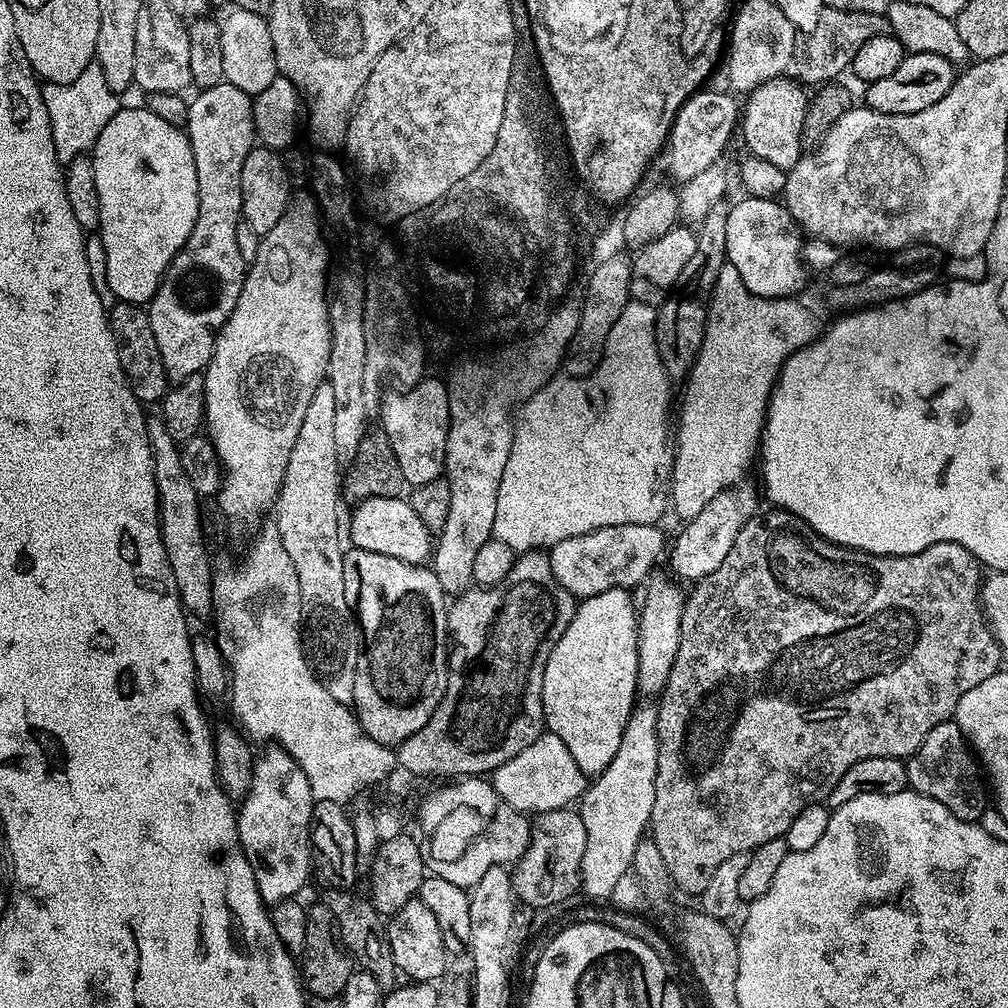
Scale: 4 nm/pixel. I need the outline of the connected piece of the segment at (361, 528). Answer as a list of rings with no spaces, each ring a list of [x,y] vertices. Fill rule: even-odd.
[[[399,495],[392,497],[370,497],[359,501],[352,512],[352,521],[346,526],[346,536],[350,541],[351,547],[361,548],[364,551],[374,551],[377,554],[386,554],[391,558],[401,559],[402,562],[423,565],[425,561],[433,555],[434,536],[433,533],[422,526],[418,519],[418,514],[414,514],[411,503],[407,499],[402,500]]]

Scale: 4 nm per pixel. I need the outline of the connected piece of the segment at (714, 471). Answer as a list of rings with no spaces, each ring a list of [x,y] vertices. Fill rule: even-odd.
[[[724,263],[718,274],[716,284],[710,293],[710,307],[708,309],[708,325],[704,327],[704,341],[700,347],[696,360],[692,363],[692,370],[686,377],[688,389],[684,392],[684,401],[680,404],[680,441],[674,444],[674,459],[672,462],[672,479],[670,481],[670,508],[681,516],[681,521],[687,522],[698,518],[705,506],[719,492],[724,492],[734,484],[741,483],[744,467],[752,460],[752,451],[757,451],[758,441],[762,436],[762,421],[768,411],[768,398],[772,389],[776,386],[776,377],[780,374],[780,368],[788,357],[793,356],[799,348],[804,348],[813,340],[817,339],[822,332],[822,324],[816,321],[816,316],[804,304],[799,304],[796,298],[769,298],[766,296],[752,296],[746,290],[738,270],[730,263]]]

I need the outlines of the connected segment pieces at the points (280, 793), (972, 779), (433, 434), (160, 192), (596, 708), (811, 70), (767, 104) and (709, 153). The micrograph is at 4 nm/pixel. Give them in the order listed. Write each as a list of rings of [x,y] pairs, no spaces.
[[[276,746],[269,748],[272,748],[269,752],[264,752],[261,756],[259,753],[255,757],[250,790],[238,804],[236,829],[240,835],[240,848],[254,870],[258,894],[265,904],[271,906],[299,897],[299,892],[308,880],[308,867],[311,866],[312,860],[314,864],[314,852],[308,839],[308,823],[312,817],[314,797],[310,782],[306,782],[306,774],[302,774],[302,766],[294,762],[292,755]]]
[[[955,719],[936,724],[934,730],[926,734],[922,746],[918,746],[915,754],[907,757],[906,763],[908,788],[911,791],[934,798],[934,802],[942,802],[942,806],[946,806],[946,810],[950,810],[950,814],[958,818],[973,822],[983,821],[984,809],[990,804],[986,780],[973,749],[965,740]]]
[[[423,378],[412,388],[396,391],[383,393],[378,410],[383,434],[393,448],[402,478],[413,485],[439,480],[445,475],[450,388],[440,380]]]
[[[128,106],[110,118],[108,128],[98,134],[90,153],[94,166],[94,186],[98,186],[100,226],[98,234],[106,246],[106,279],[117,301],[125,304],[147,305],[154,298],[165,270],[178,254],[180,247],[190,238],[198,218],[198,174],[194,154],[184,128],[175,128],[170,122],[158,118],[146,106],[131,112]]]
[[[627,588],[606,590],[602,594],[585,596],[576,605],[576,613],[566,626],[566,634],[558,638],[550,658],[546,662],[546,674],[542,678],[542,702],[547,731],[554,733],[570,750],[570,758],[589,777],[595,778],[610,766],[626,722],[638,700],[636,675],[638,674],[638,604],[632,601],[633,593]]]
[[[825,6],[818,14],[818,23],[814,30],[803,33],[802,39],[797,43],[794,61],[795,79],[801,85],[823,86],[840,78],[843,72],[847,73],[852,67],[854,54],[870,38],[887,36],[892,27],[887,15],[858,14],[850,10],[838,10]]]
[[[795,79],[768,80],[752,92],[747,93],[742,104],[742,132],[748,143],[748,152],[782,169],[793,168],[801,158],[802,118],[808,108],[809,97]]]
[[[697,90],[688,97],[688,101],[676,111],[676,117],[672,119],[672,130],[670,133],[670,148],[672,144],[672,176],[677,182],[685,182],[694,178],[702,170],[708,169],[720,156],[725,155],[724,147],[732,136],[732,131],[738,128],[738,100],[731,91],[704,92]]]

